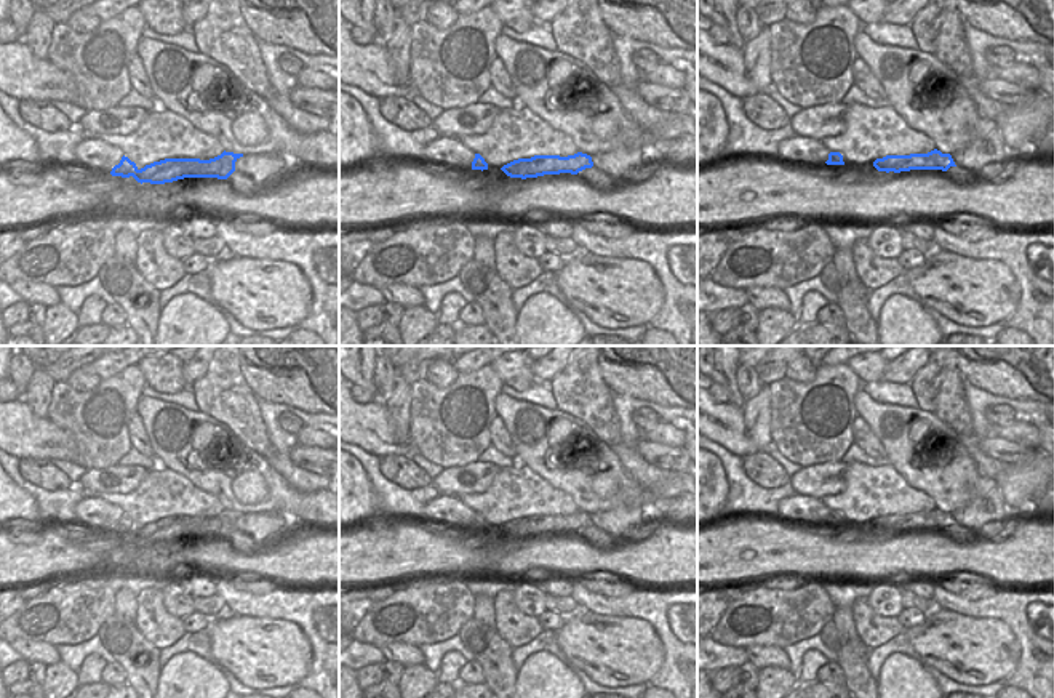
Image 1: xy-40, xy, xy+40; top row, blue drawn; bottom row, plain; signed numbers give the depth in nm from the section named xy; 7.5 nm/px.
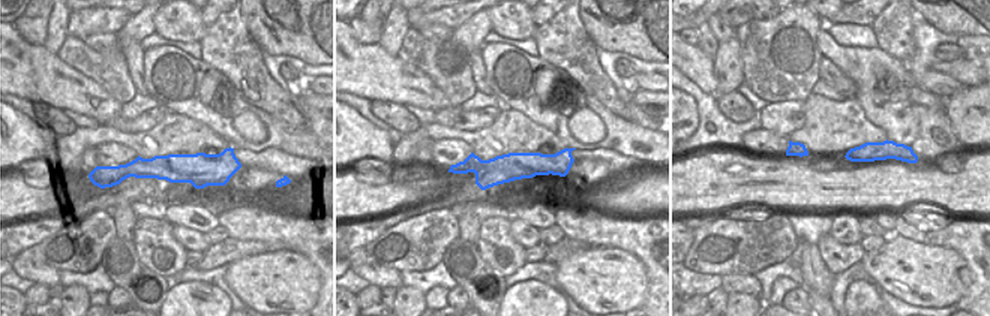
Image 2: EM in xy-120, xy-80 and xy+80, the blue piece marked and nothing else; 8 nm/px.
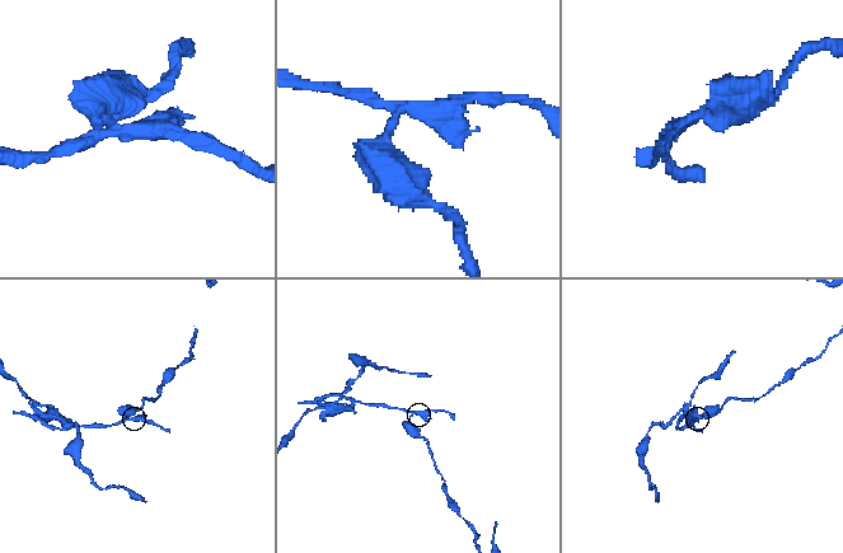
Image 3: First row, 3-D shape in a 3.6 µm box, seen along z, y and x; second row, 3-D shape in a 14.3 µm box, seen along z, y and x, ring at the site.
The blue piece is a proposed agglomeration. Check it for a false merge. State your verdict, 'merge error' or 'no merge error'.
merge error

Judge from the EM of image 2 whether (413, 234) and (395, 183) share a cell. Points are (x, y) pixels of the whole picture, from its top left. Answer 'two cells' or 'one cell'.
two cells

